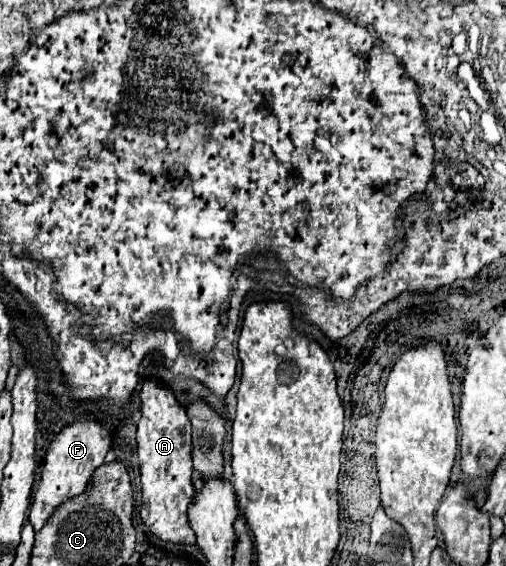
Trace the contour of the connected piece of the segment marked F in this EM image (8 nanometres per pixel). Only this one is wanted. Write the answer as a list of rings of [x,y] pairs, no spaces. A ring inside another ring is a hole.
[[[94,420],[76,422],[72,426],[66,426],[54,438],[54,442],[50,444],[50,448],[46,452],[40,482],[38,482],[38,488],[34,492],[32,506],[30,506],[32,512],[28,516],[28,522],[32,524],[34,532],[38,532],[46,524],[48,516],[52,516],[58,506],[62,506],[70,498],[86,492],[92,472],[98,466],[102,466],[108,450],[110,450],[110,430],[104,428],[100,422],[94,422]]]

